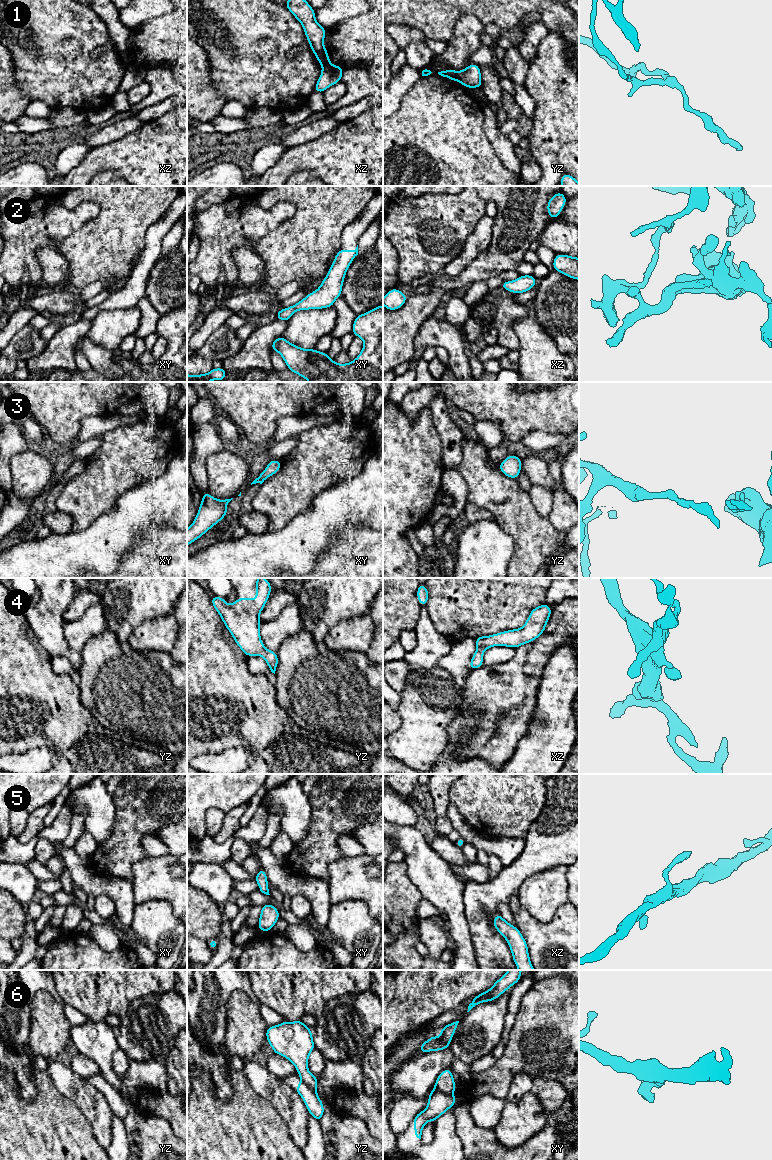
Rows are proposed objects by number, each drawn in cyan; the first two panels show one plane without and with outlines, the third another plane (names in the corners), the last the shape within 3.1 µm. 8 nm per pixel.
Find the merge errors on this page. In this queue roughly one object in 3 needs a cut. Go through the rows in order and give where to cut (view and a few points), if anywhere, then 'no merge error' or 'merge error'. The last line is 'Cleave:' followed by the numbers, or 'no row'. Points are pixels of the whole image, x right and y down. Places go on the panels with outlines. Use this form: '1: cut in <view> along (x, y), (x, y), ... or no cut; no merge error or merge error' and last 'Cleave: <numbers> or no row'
1: cut in xz along (329, 62), (322, 66); merge error
2: no cut; no merge error
3: no cut; no merge error
4: no cut; no merge error
5: no cut; no merge error
6: cut in xy along (435, 1086), (444, 1092), (452, 1094); merge error
Cleave: 1, 6

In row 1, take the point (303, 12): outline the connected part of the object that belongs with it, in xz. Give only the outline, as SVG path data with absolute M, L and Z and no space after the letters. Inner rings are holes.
M286 0L286 8L302 24L311 50L318 62L323 66L330 63L328 52L324 46L326 30L315 19L315 10L306 0Z

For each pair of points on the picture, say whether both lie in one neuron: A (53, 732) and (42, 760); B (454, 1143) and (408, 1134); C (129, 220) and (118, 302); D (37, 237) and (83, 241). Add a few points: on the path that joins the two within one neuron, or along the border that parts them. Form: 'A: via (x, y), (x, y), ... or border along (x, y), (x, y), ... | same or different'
A: border along (24, 752), (35, 748), (52, 747), (58, 754) | different
B: via (442, 1149), (422, 1149), (419, 1146) | same
C: border along (138, 257), (127, 279) | different
D: border along (84, 225), (53, 248) | different

